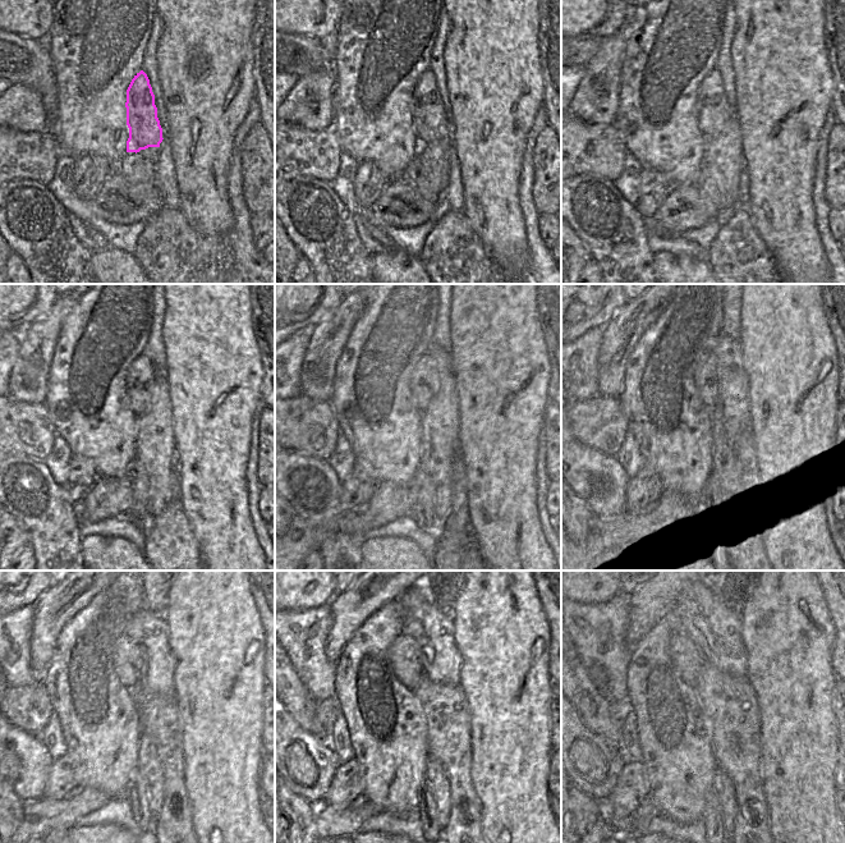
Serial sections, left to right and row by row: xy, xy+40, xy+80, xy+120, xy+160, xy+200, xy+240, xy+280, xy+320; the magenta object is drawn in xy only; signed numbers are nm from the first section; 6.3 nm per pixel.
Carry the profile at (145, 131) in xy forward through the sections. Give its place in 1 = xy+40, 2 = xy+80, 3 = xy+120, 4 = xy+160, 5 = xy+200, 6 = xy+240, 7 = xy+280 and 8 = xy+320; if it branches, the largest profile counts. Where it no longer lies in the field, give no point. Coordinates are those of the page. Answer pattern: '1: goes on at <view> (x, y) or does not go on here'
1: goes on at xy+40 (430, 124)
2: goes on at xy+80 (712, 108)
3: goes on at xy+120 (139, 379)
4: goes on at xy+160 (423, 379)
5: goes on at xy+200 (706, 383)
6: goes on at xy+240 (127, 655)
7: goes on at xy+280 (404, 655)
8: goes on at xy+320 (687, 658)

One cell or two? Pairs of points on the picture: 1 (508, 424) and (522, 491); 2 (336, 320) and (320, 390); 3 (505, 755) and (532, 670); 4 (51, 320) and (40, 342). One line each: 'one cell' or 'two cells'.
1: one cell
2: one cell
3: one cell
4: one cell

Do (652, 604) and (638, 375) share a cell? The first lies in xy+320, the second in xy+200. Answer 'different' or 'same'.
different

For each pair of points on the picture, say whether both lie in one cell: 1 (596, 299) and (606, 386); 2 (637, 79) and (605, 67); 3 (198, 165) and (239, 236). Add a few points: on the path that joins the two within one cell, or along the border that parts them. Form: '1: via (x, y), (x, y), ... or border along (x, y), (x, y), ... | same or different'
1: border along (624, 303), (604, 325) | different
2: border along (627, 44), (620, 72), (620, 96), (616, 102) | different
3: border along (229, 196), (233, 227), (224, 237) | different

